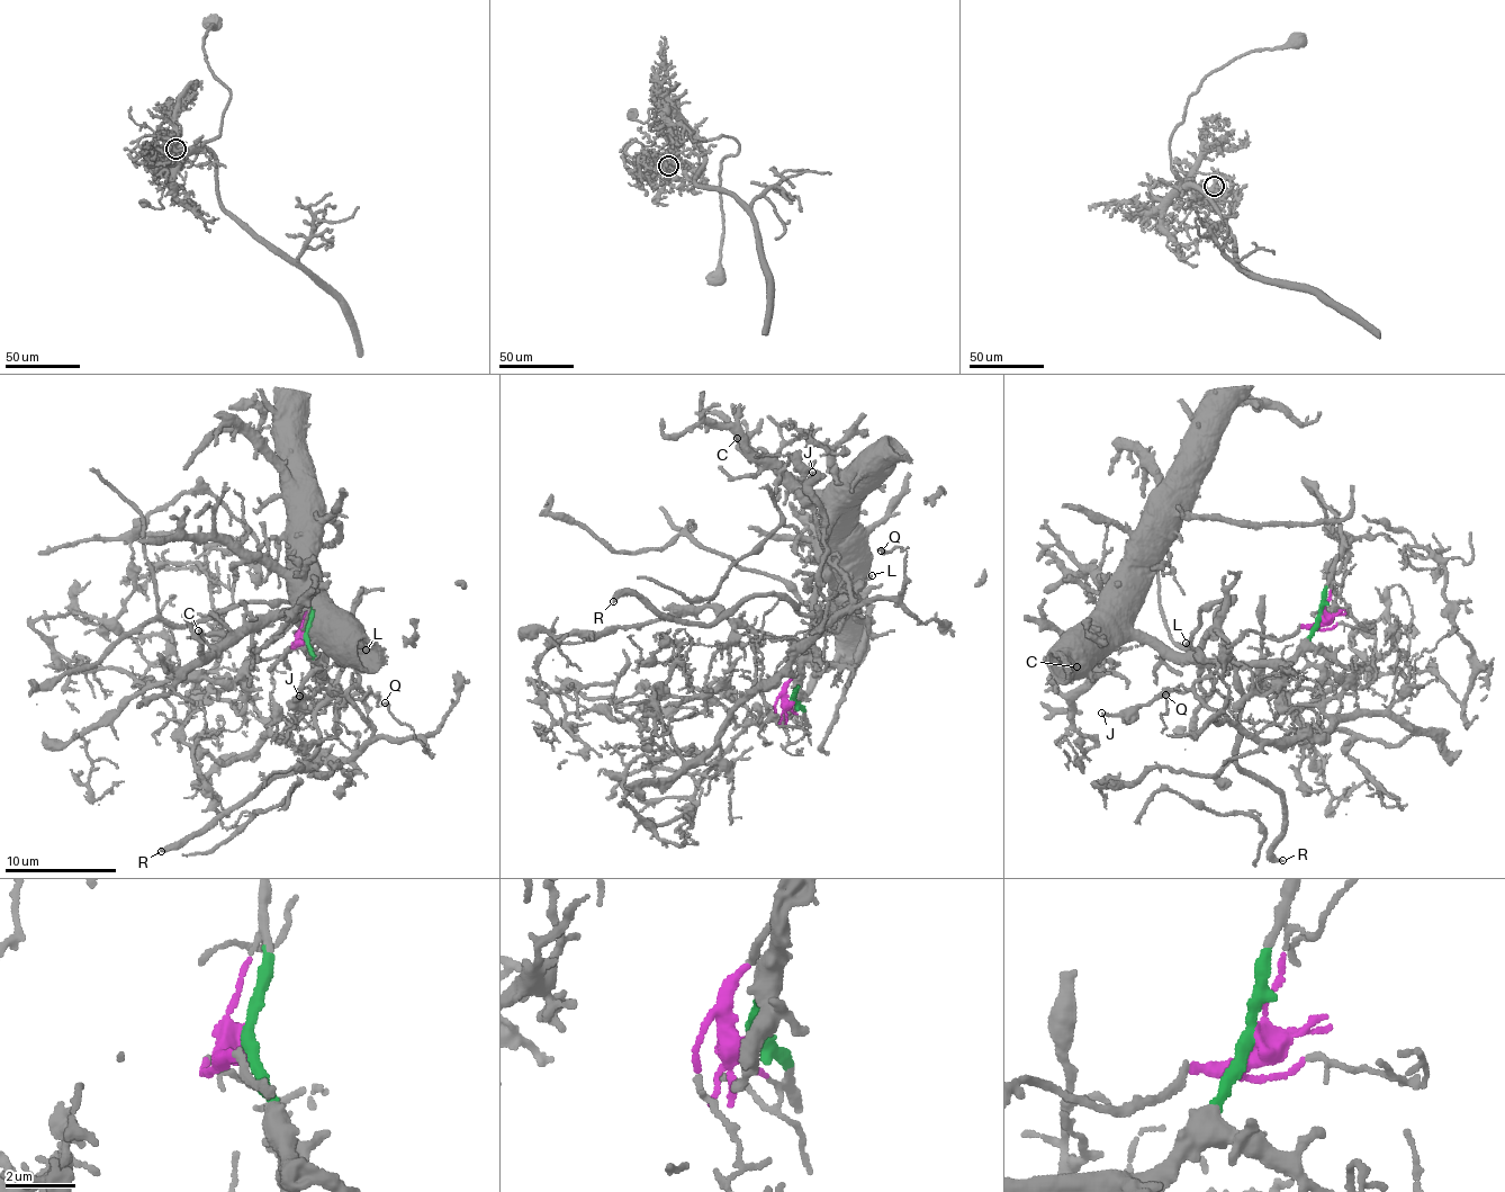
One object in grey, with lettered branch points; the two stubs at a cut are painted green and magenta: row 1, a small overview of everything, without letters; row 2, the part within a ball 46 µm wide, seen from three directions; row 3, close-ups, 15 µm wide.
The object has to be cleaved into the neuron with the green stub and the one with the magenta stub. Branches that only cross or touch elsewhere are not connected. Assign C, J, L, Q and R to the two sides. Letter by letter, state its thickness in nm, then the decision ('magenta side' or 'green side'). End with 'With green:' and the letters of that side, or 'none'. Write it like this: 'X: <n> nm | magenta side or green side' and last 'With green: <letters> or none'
C: 280 nm | green side
J: 180 nm | magenta side
L: 130 nm | magenta side
Q: 200 nm | magenta side
R: 360 nm | magenta side
With green: C

